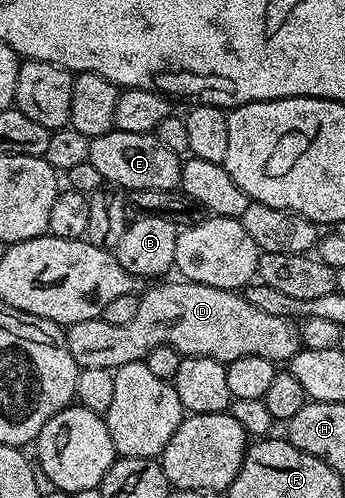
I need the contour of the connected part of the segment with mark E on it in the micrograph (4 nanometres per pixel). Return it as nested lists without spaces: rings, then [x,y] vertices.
[[[113,129],[107,131],[105,135],[88,140],[88,144],[90,153],[87,162],[94,165],[94,169],[98,169],[98,173],[102,173],[105,184],[111,185],[113,188],[125,187],[125,192],[131,193],[134,191],[174,191],[180,186],[181,156],[170,153],[170,149],[166,149],[166,145],[162,145],[162,141],[158,141],[155,134],[126,133]]]

